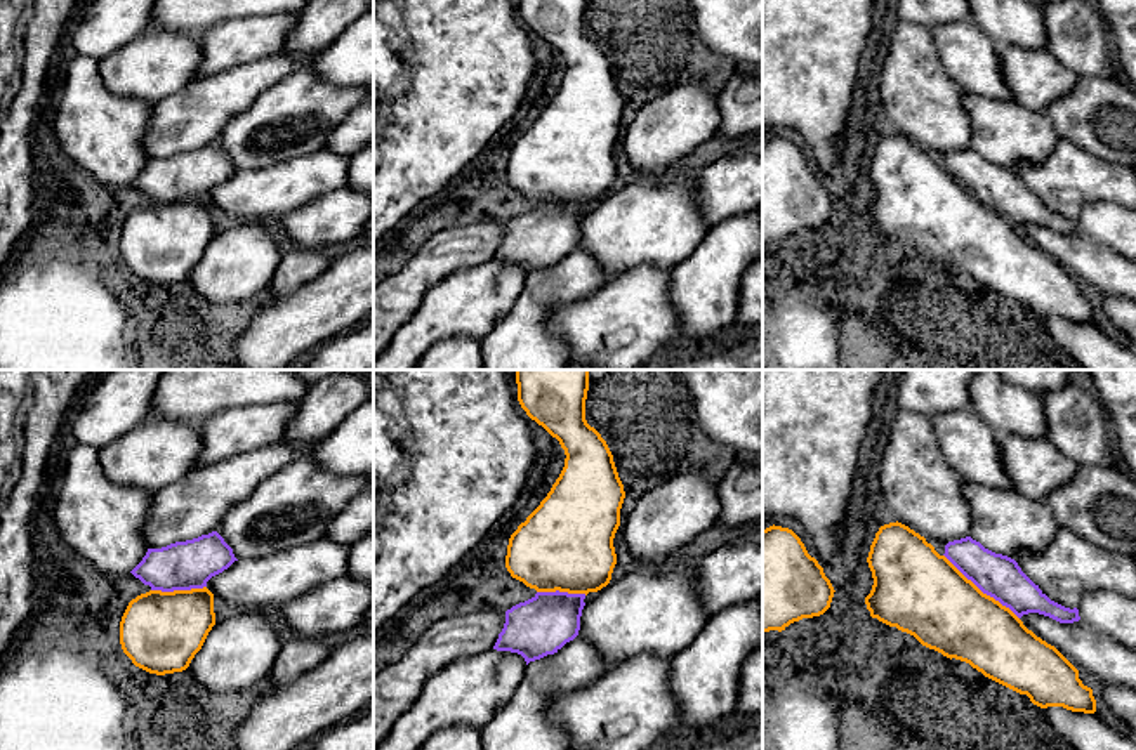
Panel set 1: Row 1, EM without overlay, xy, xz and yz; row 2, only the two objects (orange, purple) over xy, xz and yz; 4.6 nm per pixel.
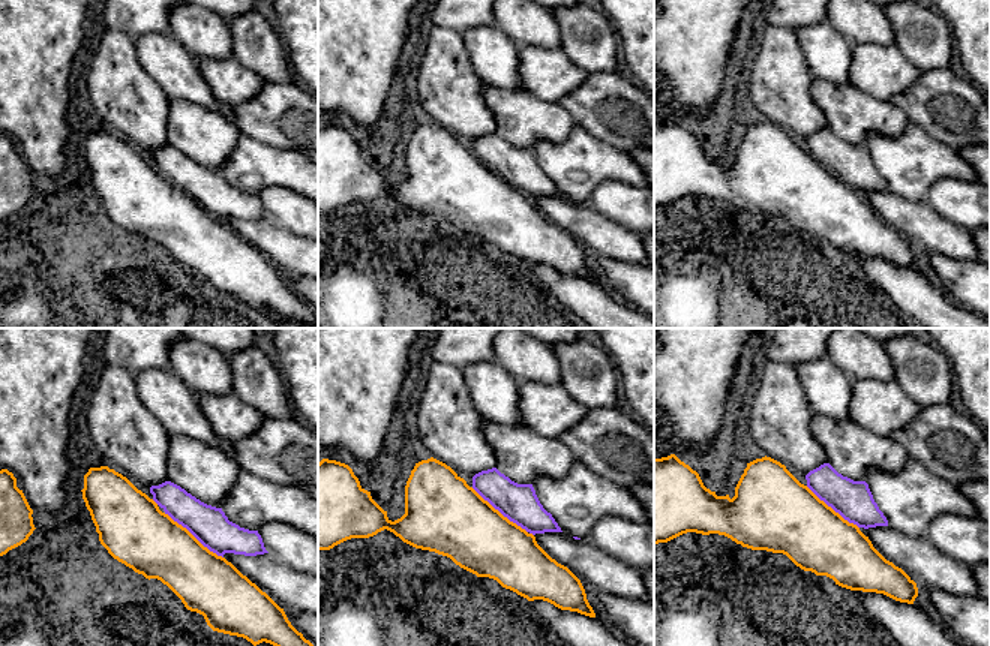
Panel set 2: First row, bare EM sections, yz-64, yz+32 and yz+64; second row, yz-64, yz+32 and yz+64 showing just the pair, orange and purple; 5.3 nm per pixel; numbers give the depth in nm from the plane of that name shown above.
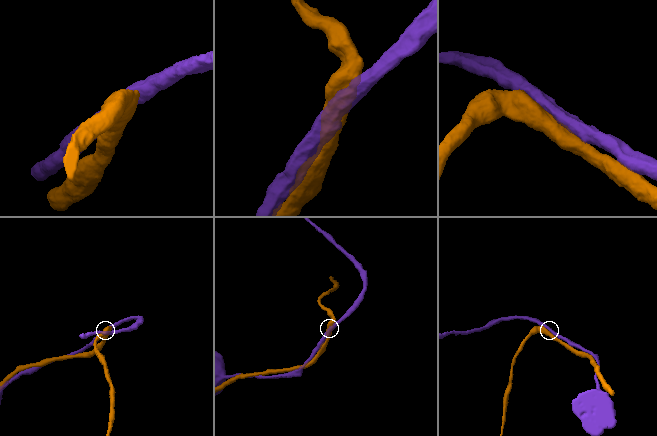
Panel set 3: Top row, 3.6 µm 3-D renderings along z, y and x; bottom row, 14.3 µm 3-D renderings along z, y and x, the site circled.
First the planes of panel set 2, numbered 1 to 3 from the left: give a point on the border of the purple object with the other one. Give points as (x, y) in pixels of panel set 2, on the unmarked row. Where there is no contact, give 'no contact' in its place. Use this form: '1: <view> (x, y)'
1: yz-64 (192, 200)
2: yz+32 (498, 176)
3: yz+64 (831, 173)

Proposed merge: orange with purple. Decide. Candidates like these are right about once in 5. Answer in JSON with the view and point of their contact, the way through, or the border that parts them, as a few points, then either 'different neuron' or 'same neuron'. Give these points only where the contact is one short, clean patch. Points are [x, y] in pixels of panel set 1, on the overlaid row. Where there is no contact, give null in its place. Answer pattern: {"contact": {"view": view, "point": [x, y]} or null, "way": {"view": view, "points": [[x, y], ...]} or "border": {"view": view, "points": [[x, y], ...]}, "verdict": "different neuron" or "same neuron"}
{"contact": {"view": "yz", "point": [980, 591]}, "verdict": "different neuron"}

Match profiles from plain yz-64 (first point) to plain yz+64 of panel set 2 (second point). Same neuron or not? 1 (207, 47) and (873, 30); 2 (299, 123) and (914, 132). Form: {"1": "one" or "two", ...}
{"1": "one", "2": "two"}

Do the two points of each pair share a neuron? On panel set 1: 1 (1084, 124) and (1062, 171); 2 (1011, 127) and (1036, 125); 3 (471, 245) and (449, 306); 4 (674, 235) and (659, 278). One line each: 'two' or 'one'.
1: two
2: one
3: two
4: two

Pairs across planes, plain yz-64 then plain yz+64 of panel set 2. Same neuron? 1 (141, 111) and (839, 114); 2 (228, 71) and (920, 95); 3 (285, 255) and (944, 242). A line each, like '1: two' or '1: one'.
1: two
2: two
3: one

